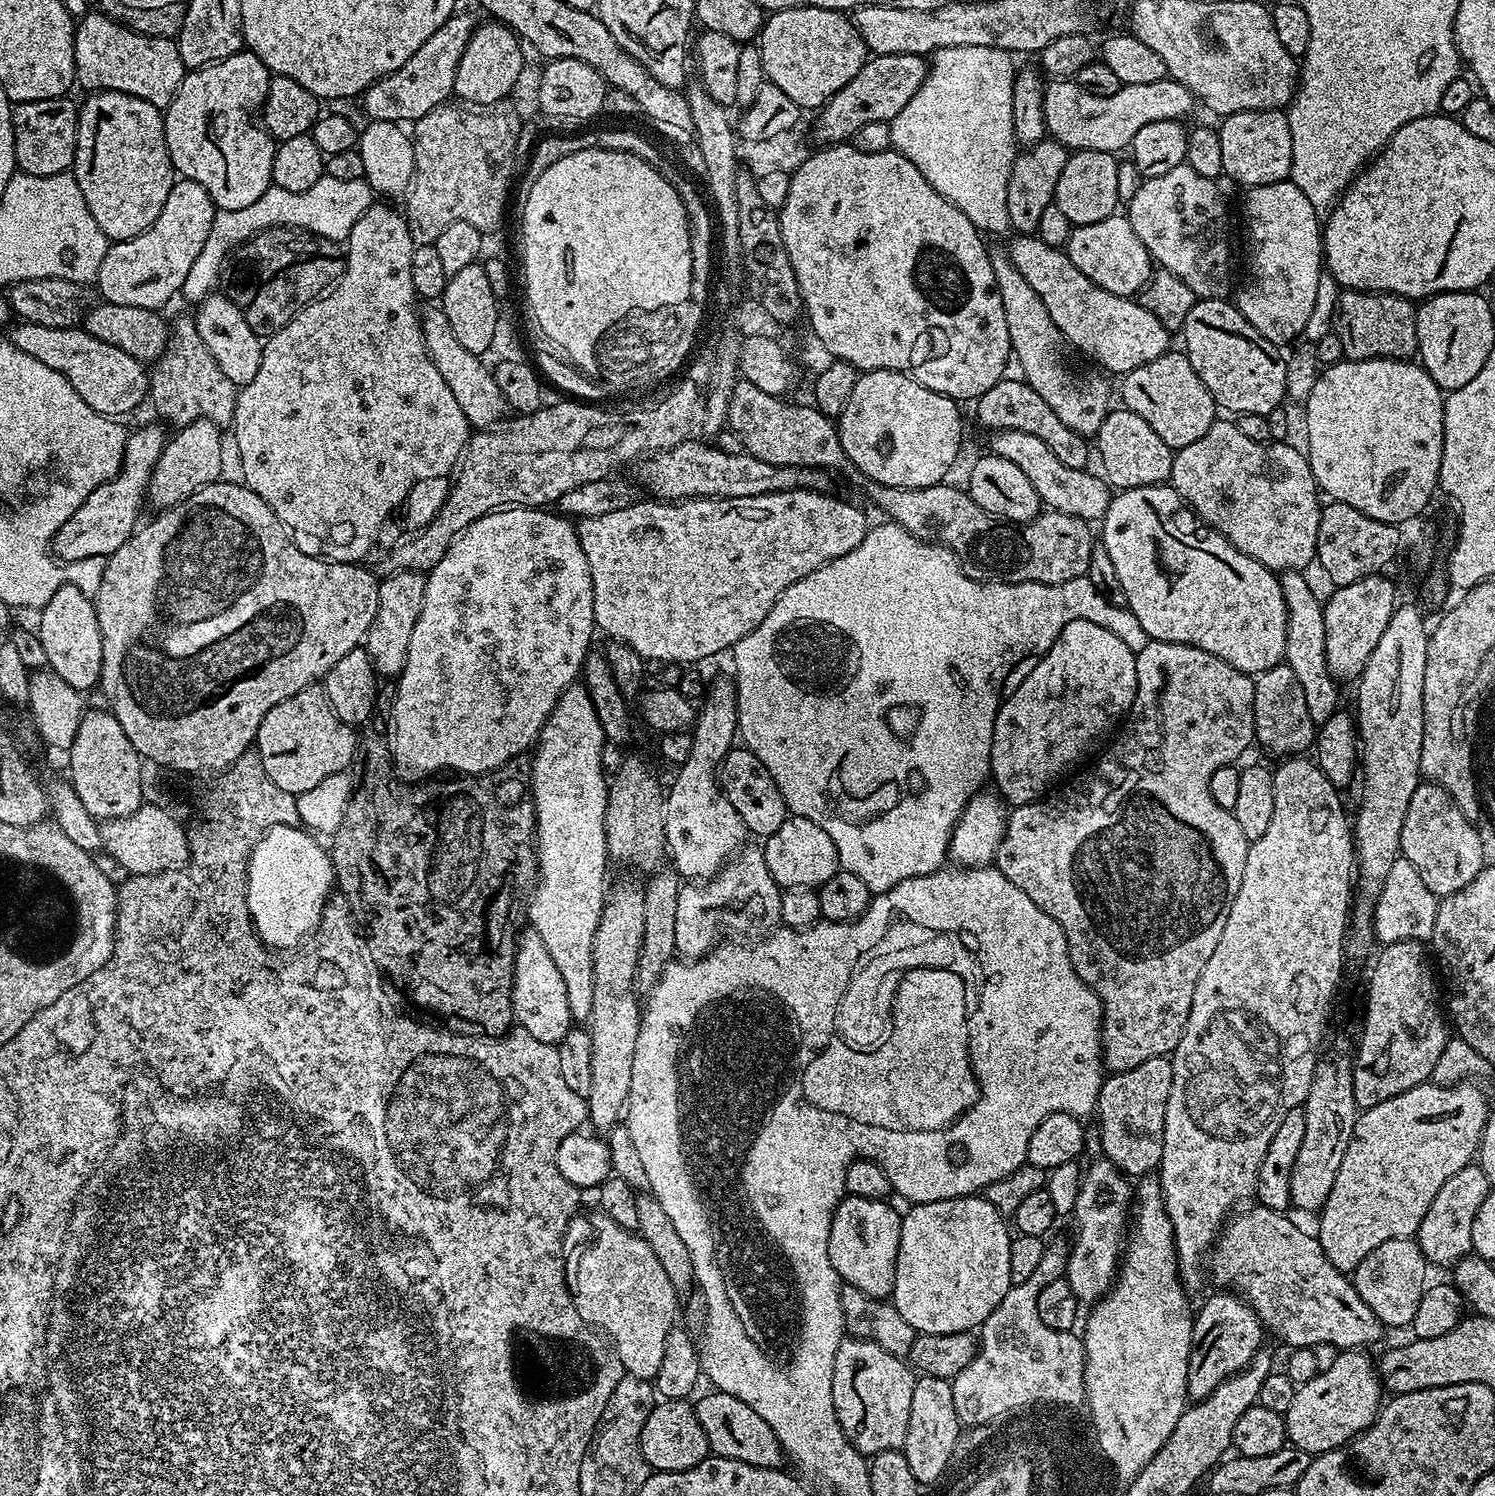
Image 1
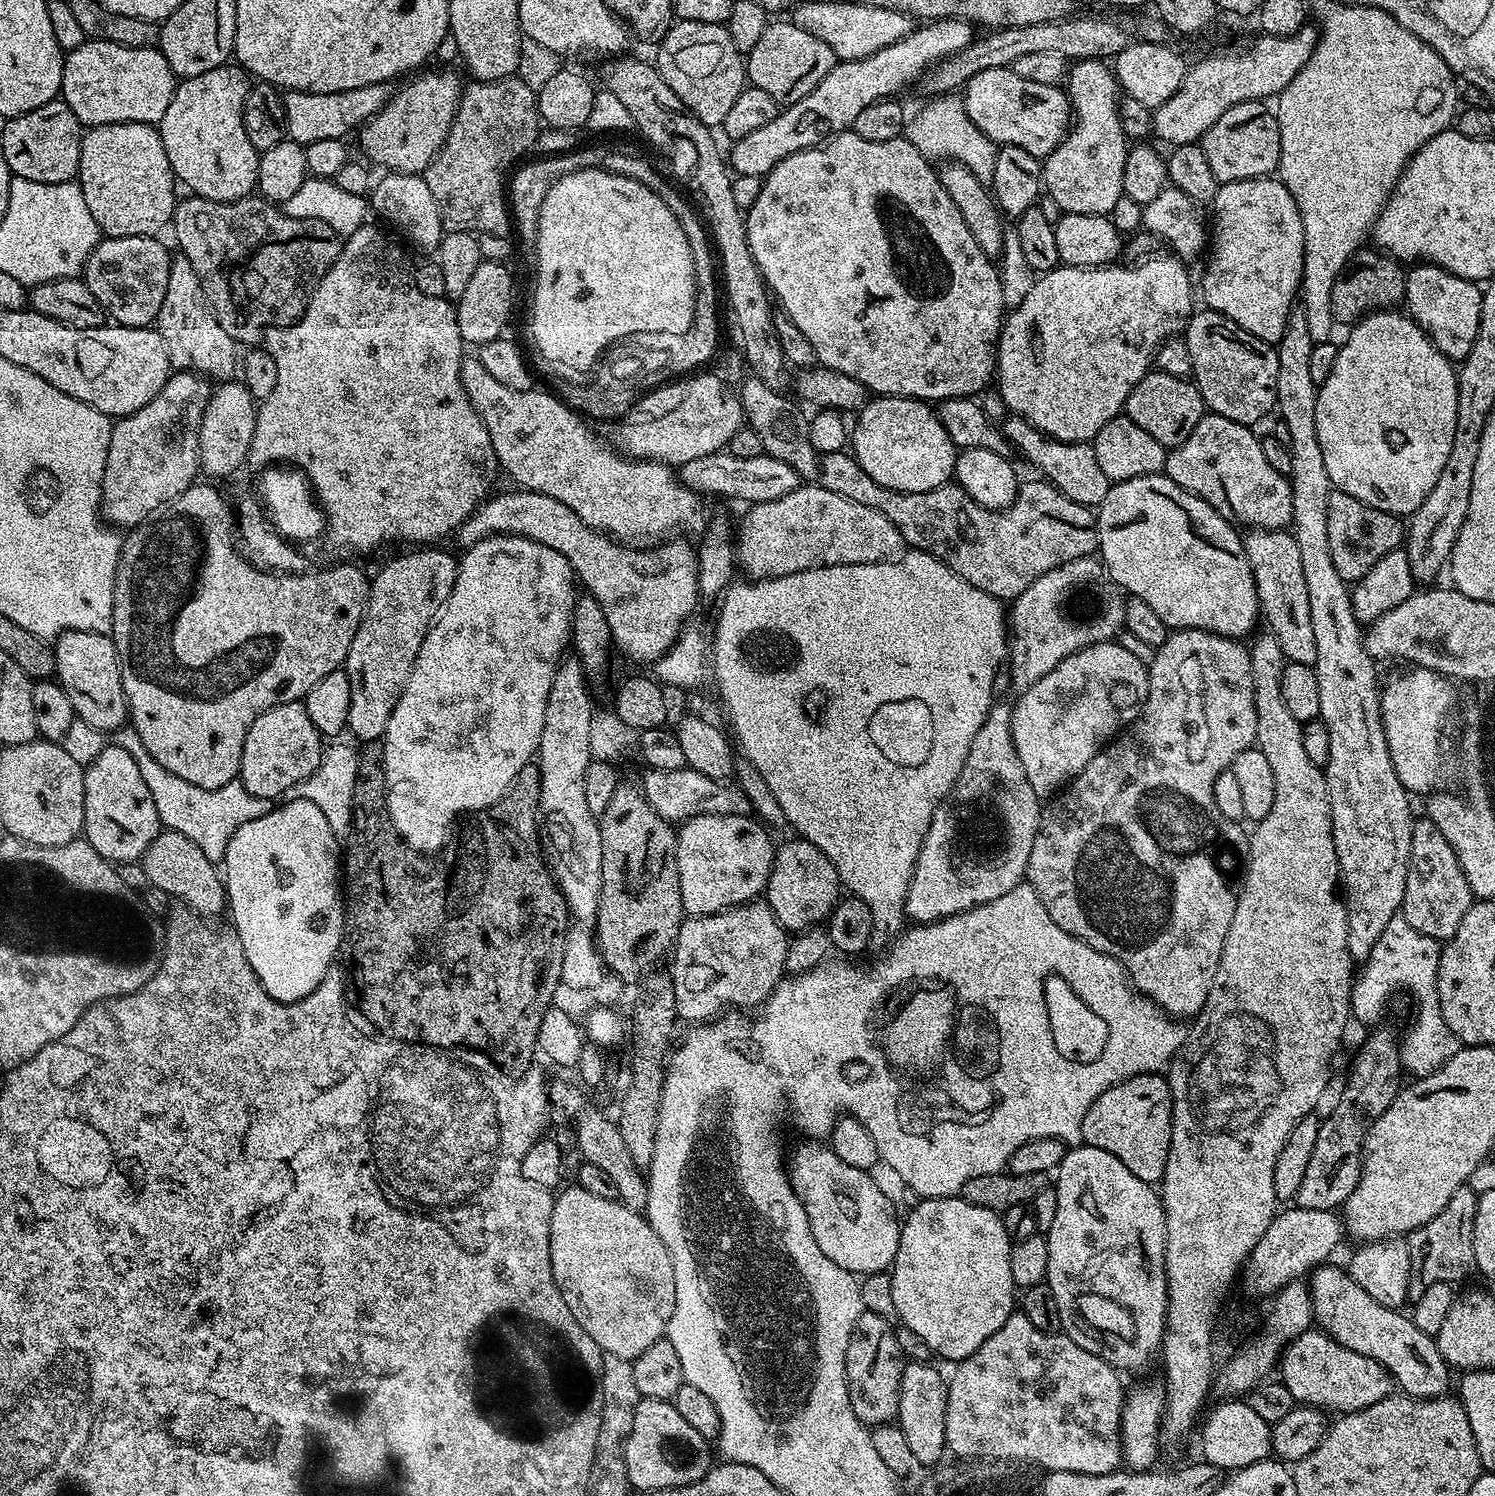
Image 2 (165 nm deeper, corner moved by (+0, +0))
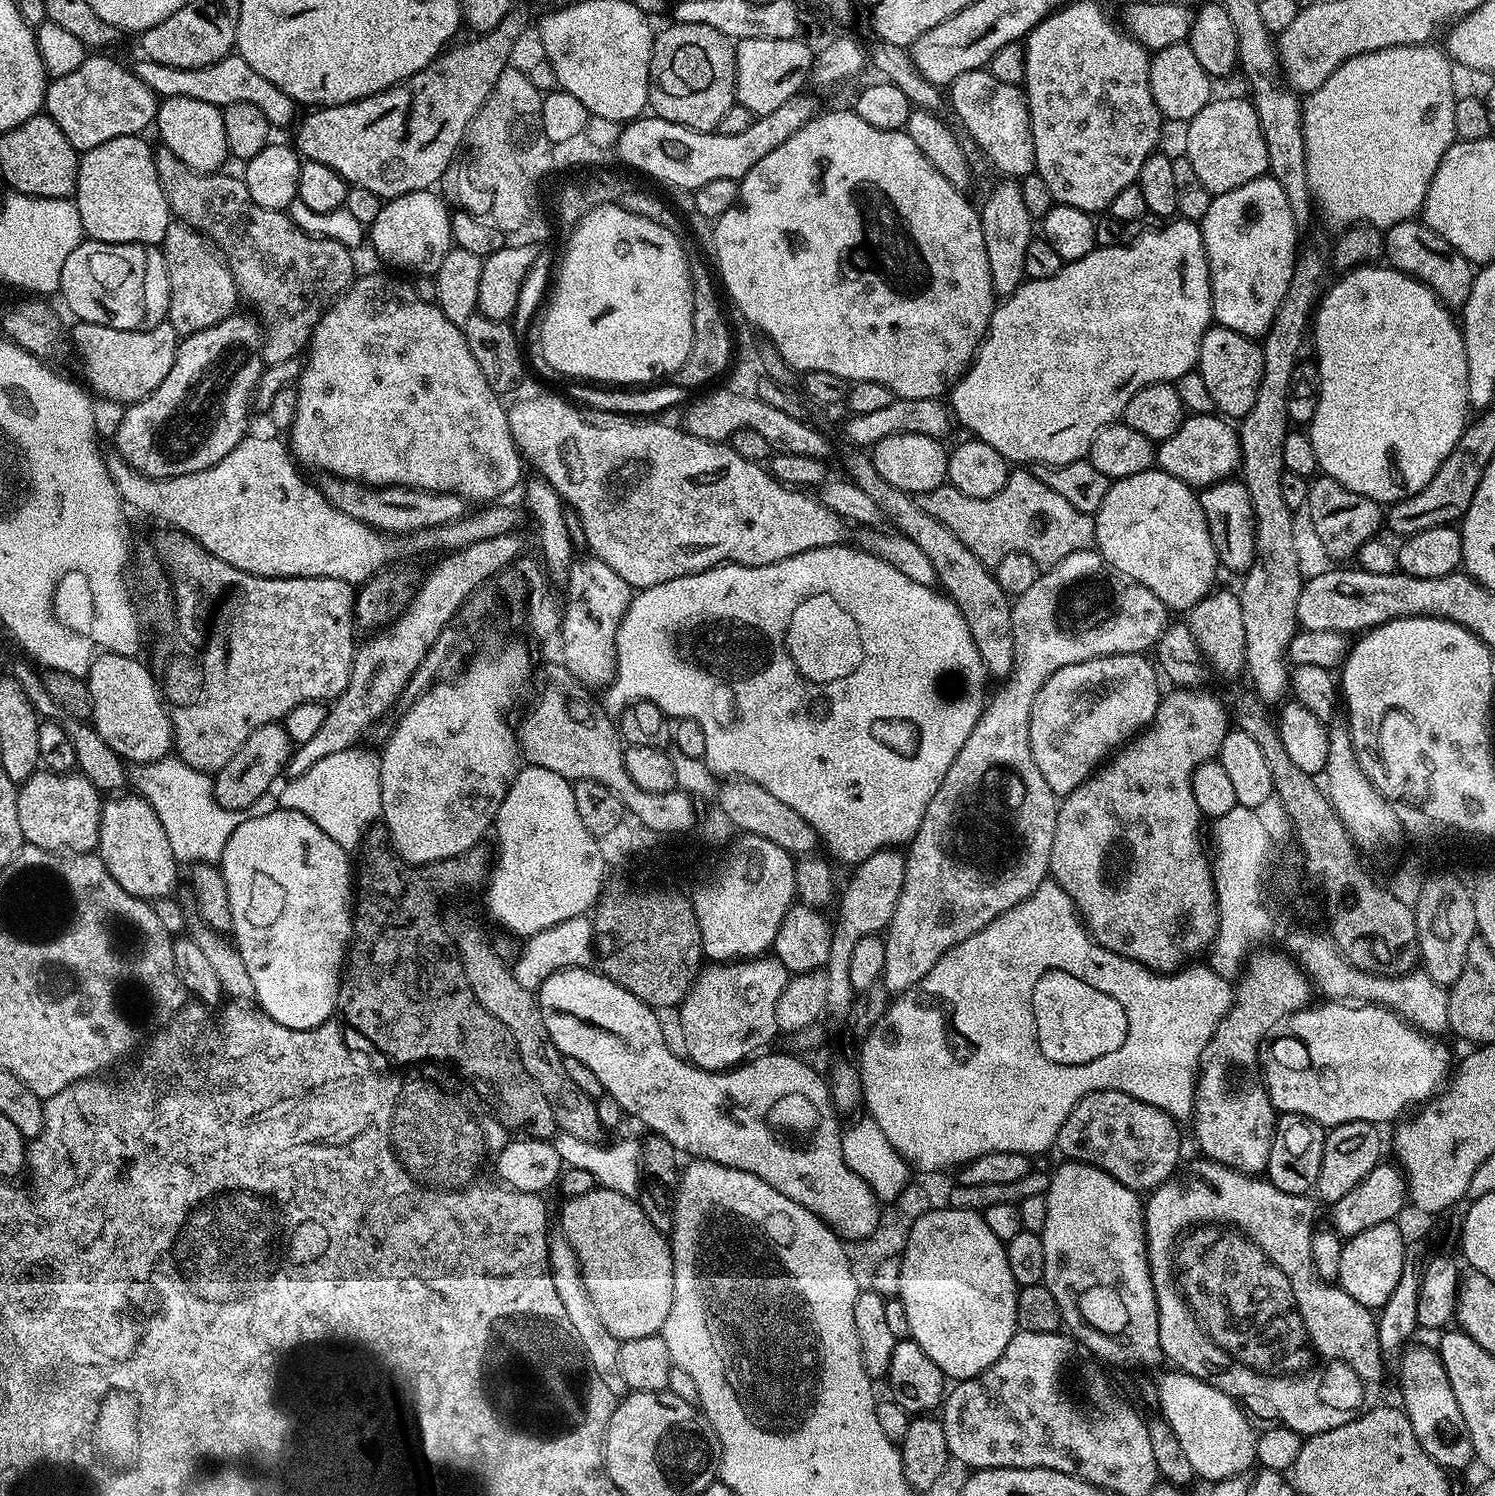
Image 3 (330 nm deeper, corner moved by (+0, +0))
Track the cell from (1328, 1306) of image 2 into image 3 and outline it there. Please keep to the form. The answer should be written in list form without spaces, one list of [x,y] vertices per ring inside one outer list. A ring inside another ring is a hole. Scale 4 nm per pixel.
[[[1405,1347],[1399,1353],[1403,1410],[1422,1450],[1426,1450],[1434,1462],[1438,1462],[1445,1470],[1464,1468],[1474,1460],[1470,1430],[1466,1430],[1466,1418],[1462,1418],[1462,1410],[1458,1410],[1458,1398],[1454,1398],[1454,1390],[1450,1390],[1450,1378],[1446,1378],[1440,1353],[1435,1347],[1412,1347]]]

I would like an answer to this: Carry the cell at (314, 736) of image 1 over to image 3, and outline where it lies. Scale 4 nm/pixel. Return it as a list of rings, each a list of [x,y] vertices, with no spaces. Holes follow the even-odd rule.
[[[283,723],[267,724],[254,730],[254,734],[250,734],[250,738],[242,742],[242,750],[238,750],[238,754],[234,754],[234,758],[230,758],[230,762],[226,762],[226,766],[215,773],[212,789],[216,801],[231,812],[247,810],[251,804],[258,802],[258,798],[269,792],[273,787],[272,783],[280,775],[285,775],[293,751],[292,739],[288,737]]]

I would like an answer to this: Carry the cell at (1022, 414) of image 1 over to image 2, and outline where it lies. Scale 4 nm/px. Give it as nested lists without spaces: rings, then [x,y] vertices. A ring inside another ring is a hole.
[[[1012,414],[1007,417],[1009,420],[1002,424],[1004,439],[1008,441],[1013,449],[1016,448],[1037,468],[1039,475],[1052,484],[1066,498],[1070,498],[1079,504],[1099,506],[1106,498],[1110,481],[1106,478],[1098,457],[1094,455],[1091,443],[1067,444],[1061,440],[1055,440],[1038,430],[1028,420]]]

